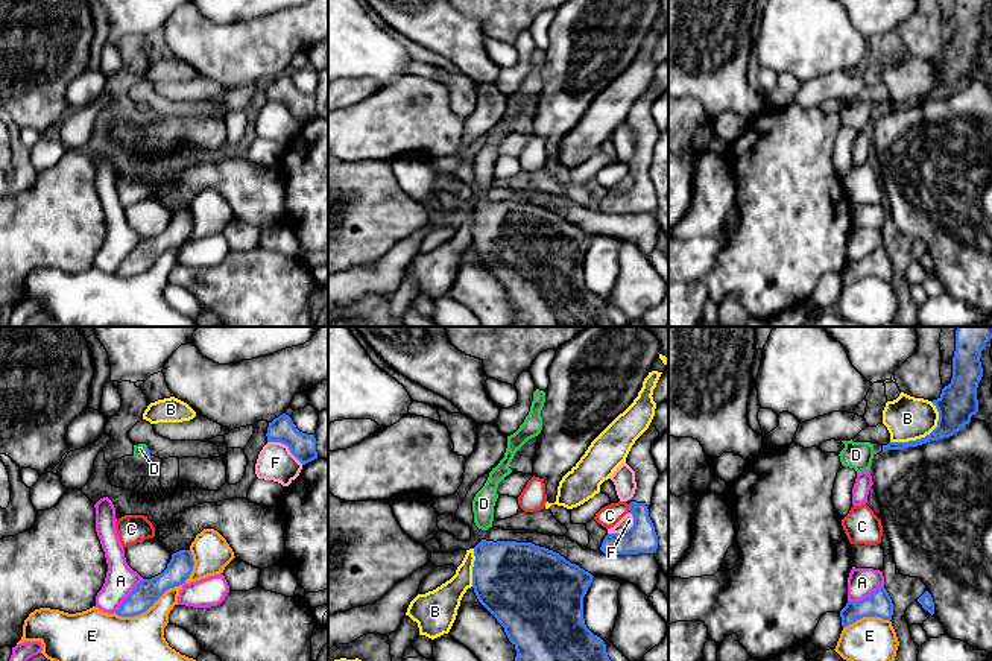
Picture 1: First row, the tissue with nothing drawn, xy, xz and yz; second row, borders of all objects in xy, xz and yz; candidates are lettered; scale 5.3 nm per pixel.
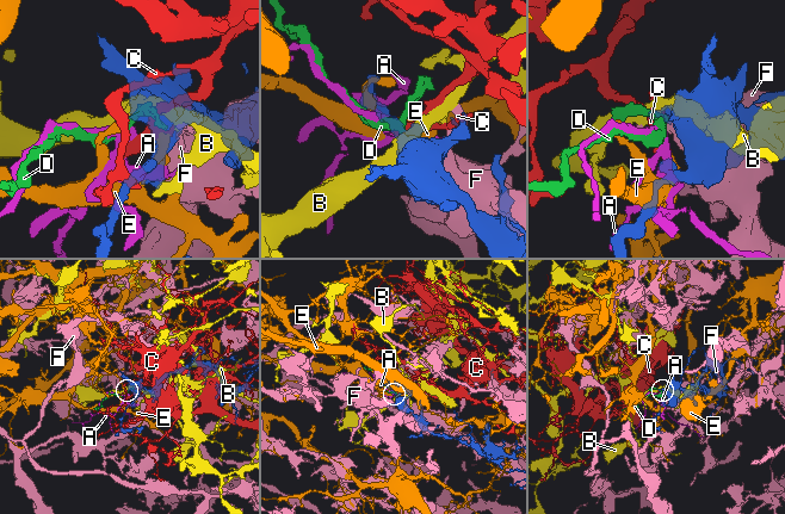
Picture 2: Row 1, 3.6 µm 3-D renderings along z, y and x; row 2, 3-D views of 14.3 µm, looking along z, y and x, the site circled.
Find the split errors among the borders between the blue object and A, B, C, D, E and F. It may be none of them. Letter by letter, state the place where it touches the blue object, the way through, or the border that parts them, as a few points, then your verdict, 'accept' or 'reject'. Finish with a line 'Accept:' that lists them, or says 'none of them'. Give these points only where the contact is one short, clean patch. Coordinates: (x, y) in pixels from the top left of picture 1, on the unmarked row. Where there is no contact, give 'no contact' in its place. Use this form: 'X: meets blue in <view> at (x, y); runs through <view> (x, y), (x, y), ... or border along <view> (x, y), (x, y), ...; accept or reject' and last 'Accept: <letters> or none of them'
A: meets blue in yz at (866, 257); reject
B: meets blue in yz at (922, 98); reject
C: meets blue in xz at (629, 167); border along xz (628, 164), (629, 169); reject
D: meets blue in xy at (145, 111); runs through xy (148, 111), (145, 111), (140, 108); accept
E: meets blue in xy at (164, 251); reject
F: meets blue in xy at (286, 104); reject
Accept: D

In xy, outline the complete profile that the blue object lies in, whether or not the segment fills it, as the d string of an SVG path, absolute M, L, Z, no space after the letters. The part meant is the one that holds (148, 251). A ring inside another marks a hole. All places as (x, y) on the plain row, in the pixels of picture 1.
M190 210L173 213L167 228L152 239L143 239L115 274L120 277L135 277L146 272L167 249L185 243L193 226L194 220Z

